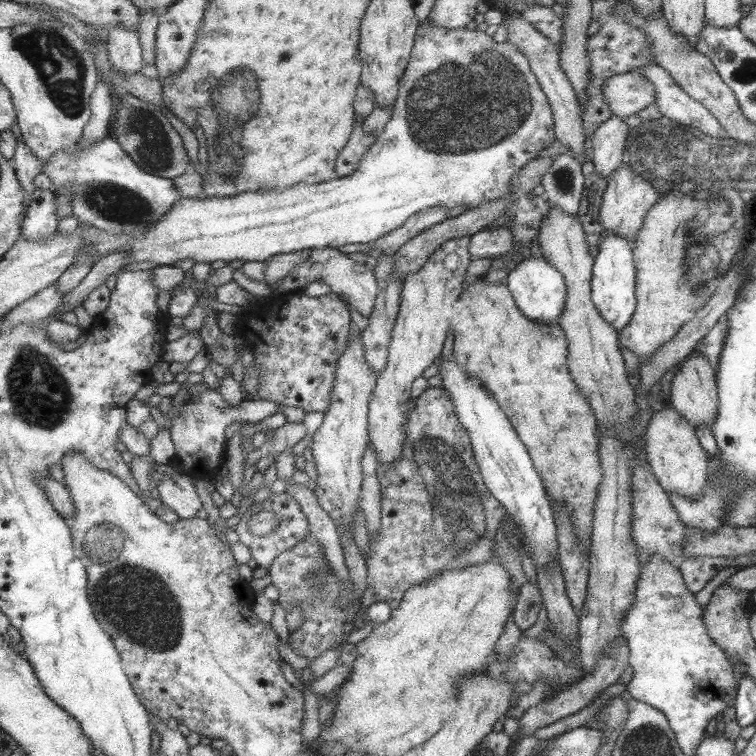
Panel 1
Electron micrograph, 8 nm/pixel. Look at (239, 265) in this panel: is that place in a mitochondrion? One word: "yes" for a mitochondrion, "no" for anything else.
no

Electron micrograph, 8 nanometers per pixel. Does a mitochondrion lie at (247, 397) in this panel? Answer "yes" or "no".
no

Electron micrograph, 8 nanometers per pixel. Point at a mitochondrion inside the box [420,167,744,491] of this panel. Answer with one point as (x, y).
(715, 194)

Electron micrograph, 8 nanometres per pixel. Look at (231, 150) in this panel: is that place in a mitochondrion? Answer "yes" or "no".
yes

